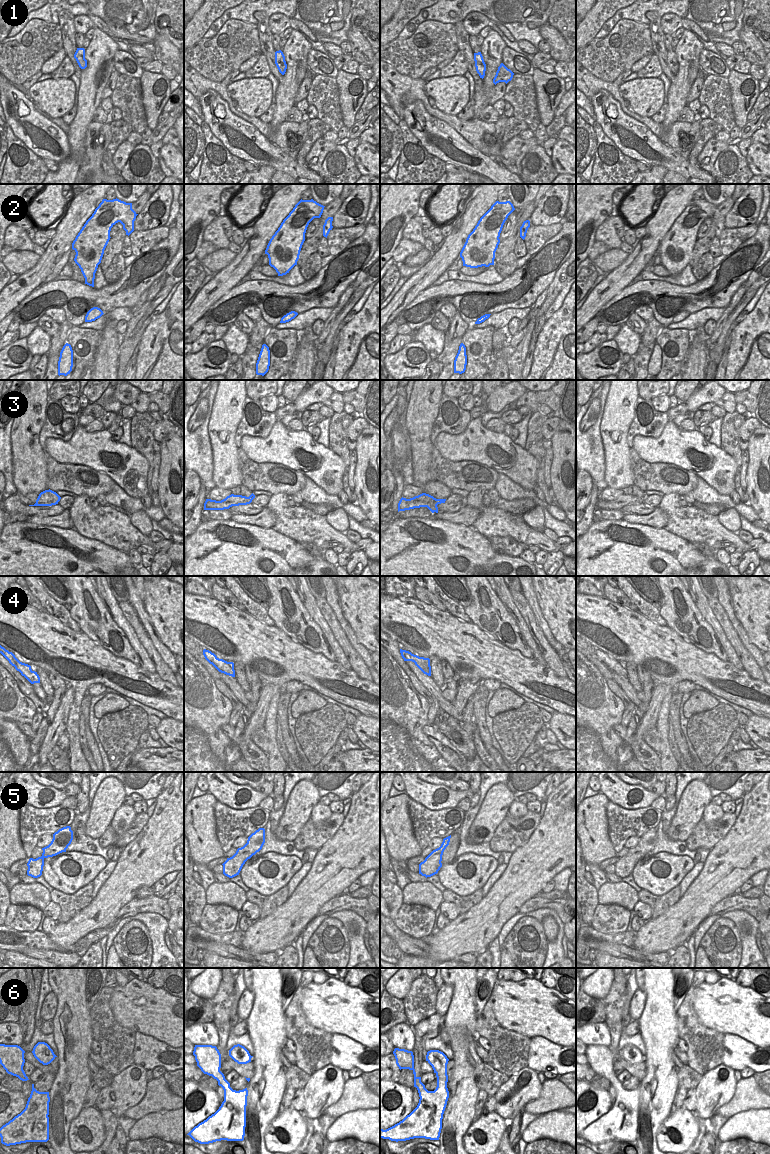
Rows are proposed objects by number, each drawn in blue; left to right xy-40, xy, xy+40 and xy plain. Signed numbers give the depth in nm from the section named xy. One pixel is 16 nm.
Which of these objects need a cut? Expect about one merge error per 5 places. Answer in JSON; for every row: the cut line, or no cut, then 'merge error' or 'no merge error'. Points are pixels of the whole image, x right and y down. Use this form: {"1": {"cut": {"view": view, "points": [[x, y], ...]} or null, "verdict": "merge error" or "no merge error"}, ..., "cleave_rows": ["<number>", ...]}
{"1": {"cut": null, "verdict": "no merge error"}, "2": {"cut": null, "verdict": "no merge error"}, "3": {"cut": null, "verdict": "no merge error"}, "4": {"cut": {"view": "xy+40", "points": [[420, 657], [426, 660], [426, 667], [430, 671]]}, "verdict": "merge error"}, "5": {"cut": null, "verdict": "no merge error"}, "6": {"cut": null, "verdict": "no merge error"}, "cleave_rows": ["4"]}

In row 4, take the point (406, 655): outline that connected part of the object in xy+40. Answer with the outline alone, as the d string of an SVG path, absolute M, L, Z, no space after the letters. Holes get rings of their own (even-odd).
M400 649L400 653L404 661L412 661L426 675L431 676L431 671L426 667L428 660L423 659L409 651Z

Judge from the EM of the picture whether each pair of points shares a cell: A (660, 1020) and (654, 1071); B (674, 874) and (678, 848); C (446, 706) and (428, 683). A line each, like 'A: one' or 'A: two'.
A: one
B: two
C: one

